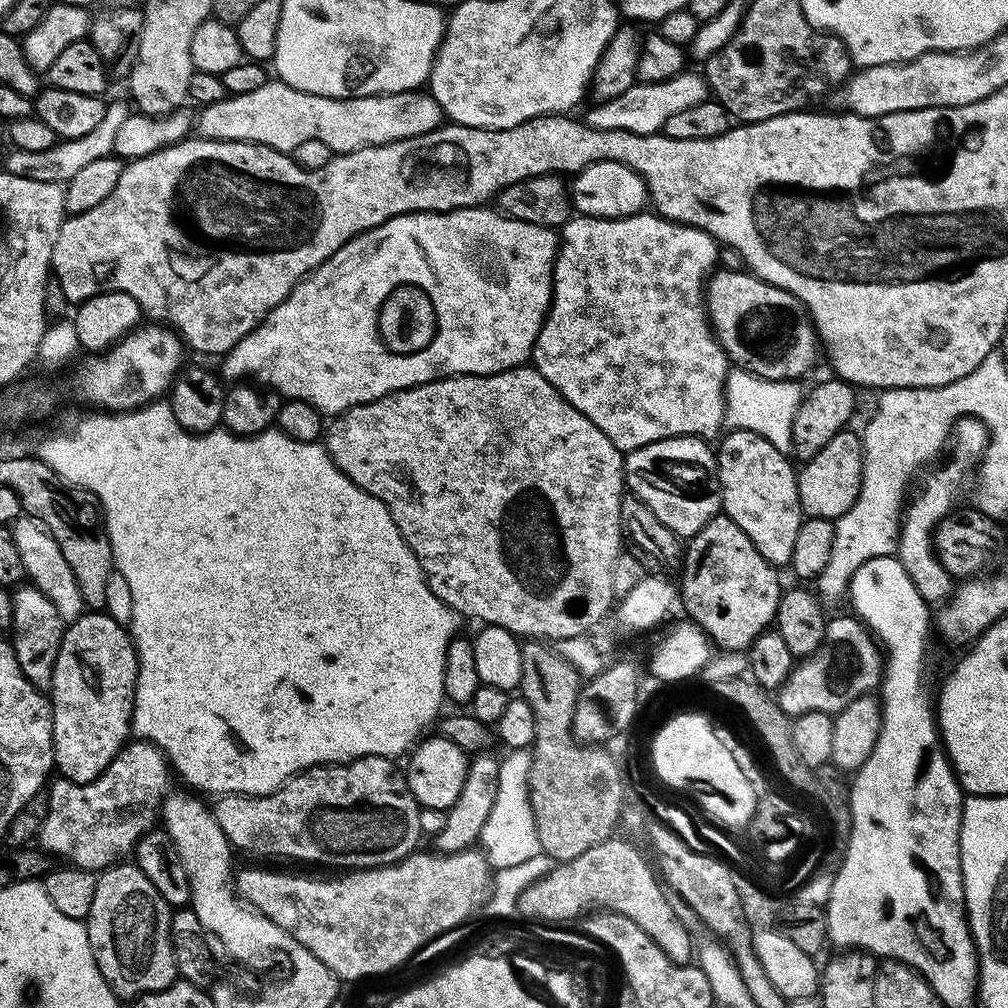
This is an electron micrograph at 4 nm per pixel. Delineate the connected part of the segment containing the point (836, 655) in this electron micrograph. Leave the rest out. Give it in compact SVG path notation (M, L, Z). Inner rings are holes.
M855 615L836 616L827 621L824 643L812 656L801 659L778 689L782 710L790 718L811 712L833 714L850 706L860 696L879 689L884 675L884 656L867 628Z

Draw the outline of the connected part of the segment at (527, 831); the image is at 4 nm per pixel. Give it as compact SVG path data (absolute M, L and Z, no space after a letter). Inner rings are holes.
M512 750L508 757L500 760L498 770L498 798L494 798L494 807L490 809L490 818L486 818L486 826L482 826L478 844L488 863L499 870L506 866L519 866L526 858L541 855L538 830L535 826L534 810L531 808L528 773L530 756L524 750Z

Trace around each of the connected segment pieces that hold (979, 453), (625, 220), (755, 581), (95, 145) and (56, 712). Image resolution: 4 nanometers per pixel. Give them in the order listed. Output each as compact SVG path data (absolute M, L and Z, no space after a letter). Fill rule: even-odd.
M963 416L956 421L954 439L951 441L952 461L941 468L933 467L928 477L920 484L920 489L907 501L902 512L902 519L898 525L898 539L896 541L895 555L902 562L906 574L910 574L910 582L914 582L914 590L930 606L939 605L948 599L954 591L954 578L941 566L936 557L936 549L932 547L932 534L935 526L945 519L952 508L956 495L960 492L960 483L964 480L964 472L971 470L972 466L981 461L987 453L990 437L988 427L977 416Z
M645 210L637 212L635 216L623 216L617 220L573 215L559 229L558 244L556 265L552 271L552 305L548 307L548 314L544 317L544 324L540 328L530 357L531 363L540 371L542 378L546 378L550 386L557 388L560 397L570 402L574 410L586 414L586 418L590 418L590 422L594 422L594 426L598 426L598 430L602 430L602 434L606 434L606 438L610 438L610 442L614 442L614 446L625 454L666 438L712 438L716 431L721 431L724 422L724 379L730 371L730 361L712 333L712 325L708 323L706 300L702 295L706 277L718 264L718 241L700 228L665 220L663 216Z
M718 514L706 526L702 526L702 530L697 536L691 537L687 541L688 544L688 561L684 564L684 581L679 581L678 592L682 597L682 608L688 611L687 619L693 624L697 624L705 634L707 634L709 641L717 649L727 652L743 652L752 647L763 632L769 631L770 625L776 619L776 611L778 610L779 600L782 593L782 585L780 586L780 576L775 567L766 562L766 558L762 558L762 554L758 554L758 550L754 546L754 542L750 542L750 538L746 538L746 534L742 534L742 530L738 525L730 519L729 516Z
M110 102L104 109L101 122L98 122L98 126L94 126L90 133L83 135L78 140L63 139L49 150L18 151L11 149L8 151L4 164L2 164L3 171L14 174L16 177L30 178L31 181L65 184L86 165L113 153L114 139L129 112L129 108L127 109L122 103L114 102L111 104Z
M88 610L64 629L58 662L54 662L54 678L50 689L52 733L54 734L55 771L75 784L96 780L110 766L112 759L129 743L132 732L132 711L140 663L132 644L129 629L114 622L103 610Z

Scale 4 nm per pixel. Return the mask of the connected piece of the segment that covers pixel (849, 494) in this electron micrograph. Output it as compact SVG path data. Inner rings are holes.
M845 430L834 434L814 458L803 461L799 469L796 485L800 510L805 517L822 518L823 520L836 521L839 516L846 514L854 506L860 493L862 478L864 477L864 442L852 430Z

